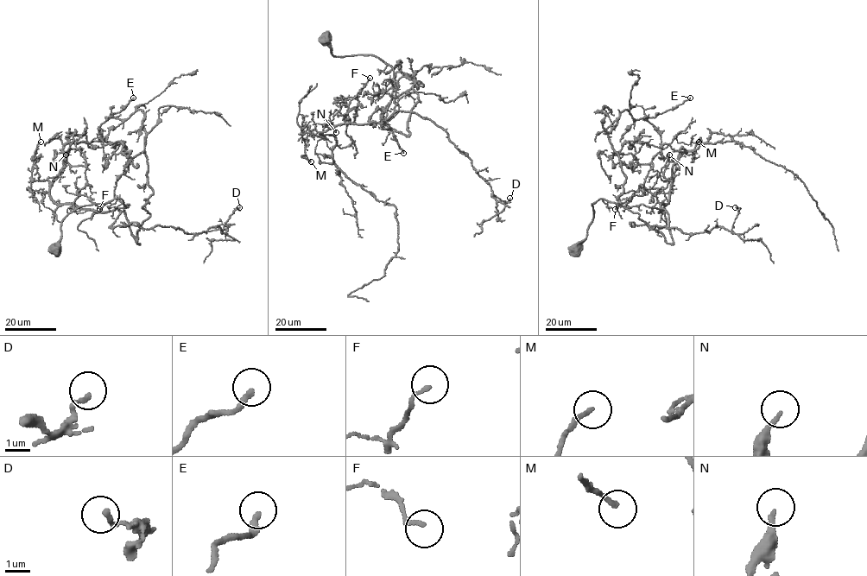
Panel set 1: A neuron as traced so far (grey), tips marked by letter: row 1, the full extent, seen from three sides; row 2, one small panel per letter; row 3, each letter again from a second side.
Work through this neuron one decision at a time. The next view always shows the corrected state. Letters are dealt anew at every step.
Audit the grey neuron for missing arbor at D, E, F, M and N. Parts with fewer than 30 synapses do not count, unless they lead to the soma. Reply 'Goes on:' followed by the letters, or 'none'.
Goes on: E

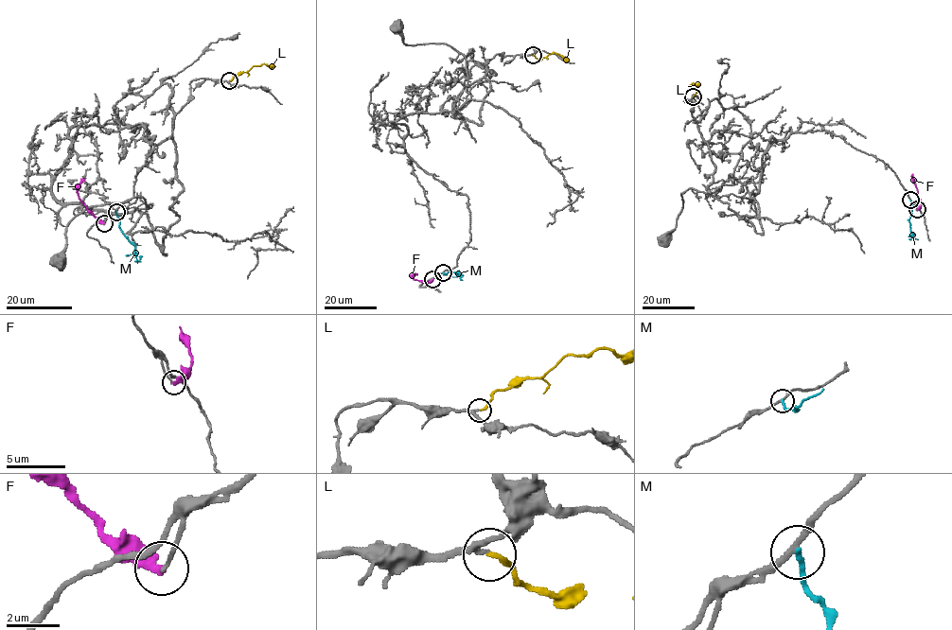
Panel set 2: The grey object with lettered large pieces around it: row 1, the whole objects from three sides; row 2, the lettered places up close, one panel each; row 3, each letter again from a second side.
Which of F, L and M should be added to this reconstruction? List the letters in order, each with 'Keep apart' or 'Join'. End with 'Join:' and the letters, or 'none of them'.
F: Keep apart
L: Join
M: Keep apart
Join: L

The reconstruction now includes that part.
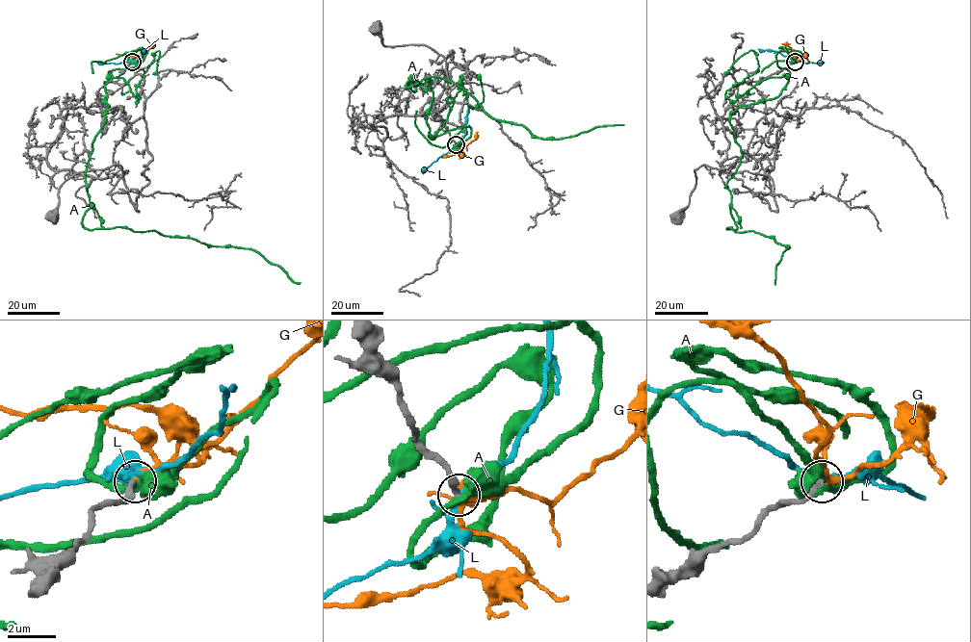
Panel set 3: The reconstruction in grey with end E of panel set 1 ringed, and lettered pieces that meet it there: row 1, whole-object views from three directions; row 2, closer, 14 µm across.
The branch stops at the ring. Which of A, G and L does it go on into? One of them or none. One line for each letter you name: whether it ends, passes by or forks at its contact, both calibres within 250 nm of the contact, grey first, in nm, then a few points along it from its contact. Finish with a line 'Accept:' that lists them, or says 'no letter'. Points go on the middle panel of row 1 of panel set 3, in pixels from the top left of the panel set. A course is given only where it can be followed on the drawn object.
G: it passes by | 240/280 nm | via (456, 144), (462, 154), (439, 157)
Accept: G

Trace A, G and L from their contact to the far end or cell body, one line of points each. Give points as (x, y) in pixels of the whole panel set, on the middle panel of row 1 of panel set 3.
A: (456, 144), (471, 129), (429, 136), (433, 90), (409, 77), (450, 80), (538, 138), (623, 125)
G: (456, 144), (462, 154), (439, 157)
L: (456, 144), (423, 173)

